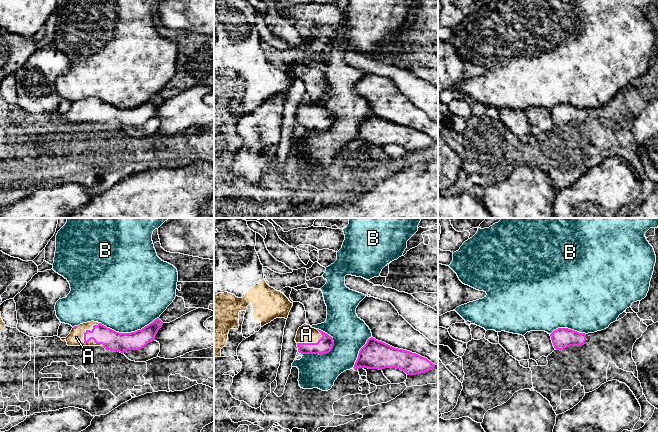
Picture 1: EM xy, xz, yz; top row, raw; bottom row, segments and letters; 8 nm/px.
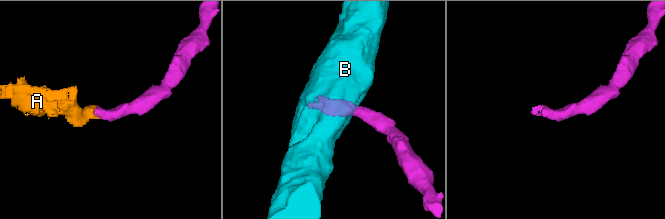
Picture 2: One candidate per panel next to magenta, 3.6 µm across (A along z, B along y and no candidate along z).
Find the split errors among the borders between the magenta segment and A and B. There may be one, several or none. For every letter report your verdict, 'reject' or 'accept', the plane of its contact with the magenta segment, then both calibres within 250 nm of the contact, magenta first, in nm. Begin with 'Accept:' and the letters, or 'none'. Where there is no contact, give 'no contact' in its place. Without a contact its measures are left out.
Accept: A
A: accept; meets magenta in xy; 160 nm thick on the magenta side, 130 nm on the other
B: reject; meets magenta in xz; 130 nm thick on the magenta side, 280 nm on the other

